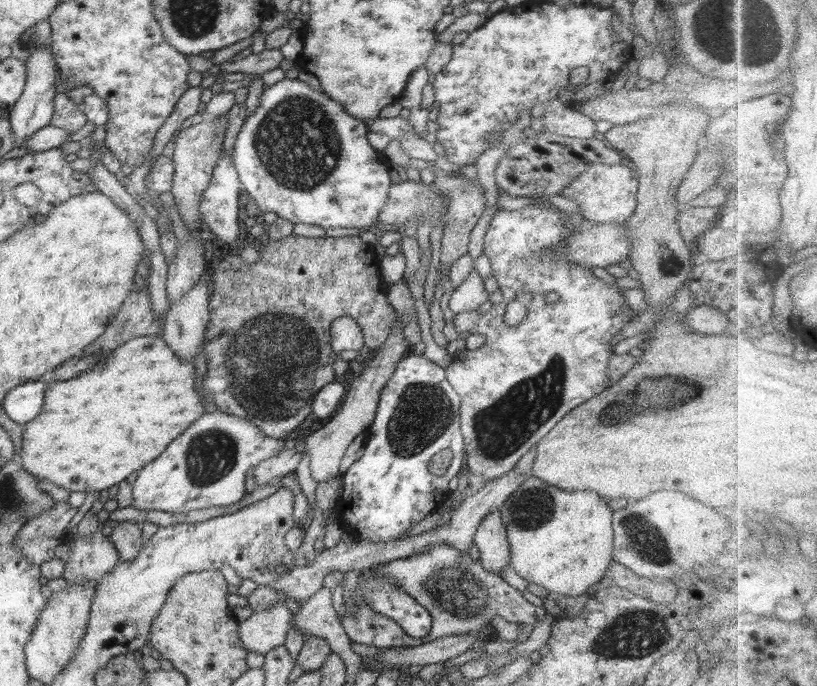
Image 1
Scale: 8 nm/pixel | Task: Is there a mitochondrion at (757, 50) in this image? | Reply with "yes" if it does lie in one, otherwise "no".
yes

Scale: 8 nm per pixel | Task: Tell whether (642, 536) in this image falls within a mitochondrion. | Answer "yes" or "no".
yes

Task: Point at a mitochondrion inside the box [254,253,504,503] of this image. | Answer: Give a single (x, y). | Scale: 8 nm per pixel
(423, 411)

